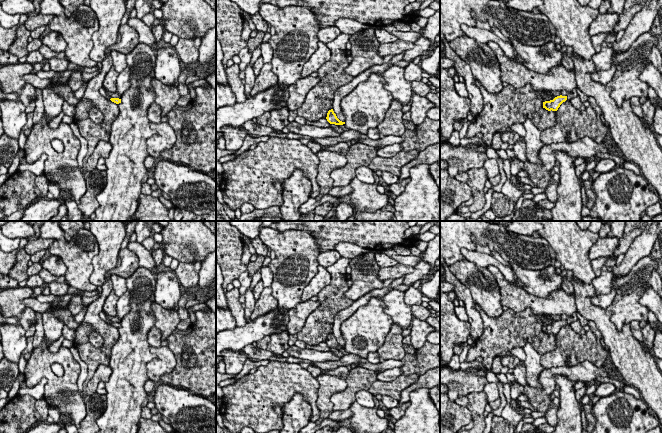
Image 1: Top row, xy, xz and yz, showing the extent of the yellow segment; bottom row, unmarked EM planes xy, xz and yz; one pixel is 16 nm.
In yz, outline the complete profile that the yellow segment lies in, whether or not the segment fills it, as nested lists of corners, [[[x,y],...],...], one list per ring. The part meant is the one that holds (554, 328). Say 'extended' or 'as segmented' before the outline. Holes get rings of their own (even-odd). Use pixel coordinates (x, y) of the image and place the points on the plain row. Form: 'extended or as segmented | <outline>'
extended | [[[577,313],[569,316],[567,320],[557,320],[553,324],[543,326],[543,332],[548,335],[557,335],[560,329],[566,324],[571,324],[578,320]]]

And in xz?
extended | [[[333,333],[328,335],[326,343],[330,347],[330,352],[332,352],[337,357],[340,357],[340,358],[343,357],[343,354],[341,353],[340,350],[345,348],[345,346],[342,346],[337,342]]]

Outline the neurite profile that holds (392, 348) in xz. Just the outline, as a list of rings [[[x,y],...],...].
[[[393,323],[384,344],[377,350],[381,362],[393,359],[401,360],[405,357],[406,352],[402,343],[402,331],[403,329],[400,326]]]

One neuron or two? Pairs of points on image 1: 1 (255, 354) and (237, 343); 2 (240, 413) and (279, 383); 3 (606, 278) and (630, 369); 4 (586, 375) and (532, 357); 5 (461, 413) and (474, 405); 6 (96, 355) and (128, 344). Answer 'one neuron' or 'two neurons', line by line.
1: two neurons
2: one neuron
3: two neurons
4: two neurons
5: two neurons
6: two neurons

